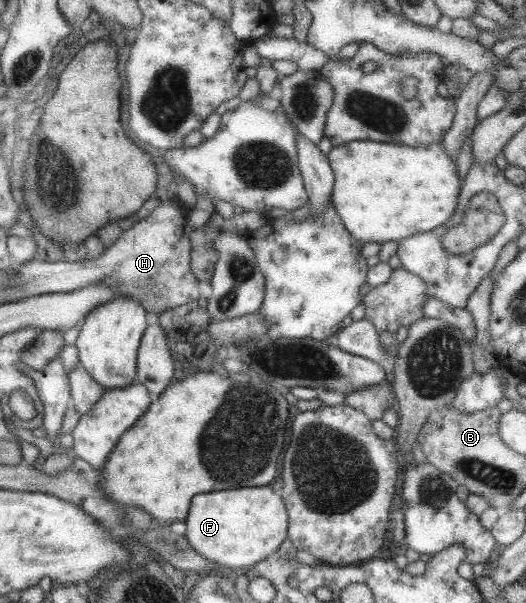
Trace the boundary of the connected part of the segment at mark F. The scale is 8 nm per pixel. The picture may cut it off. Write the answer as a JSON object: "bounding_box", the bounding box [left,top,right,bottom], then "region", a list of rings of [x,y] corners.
{"bounding_box":[184,486,287,567],"region":[[[268,486],[244,487],[237,489],[224,489],[224,491],[210,491],[198,493],[190,500],[188,513],[184,518],[186,525],[185,536],[190,547],[212,563],[222,567],[246,567],[258,564],[267,555],[275,553],[278,546],[287,537],[287,511],[281,499]]]}

